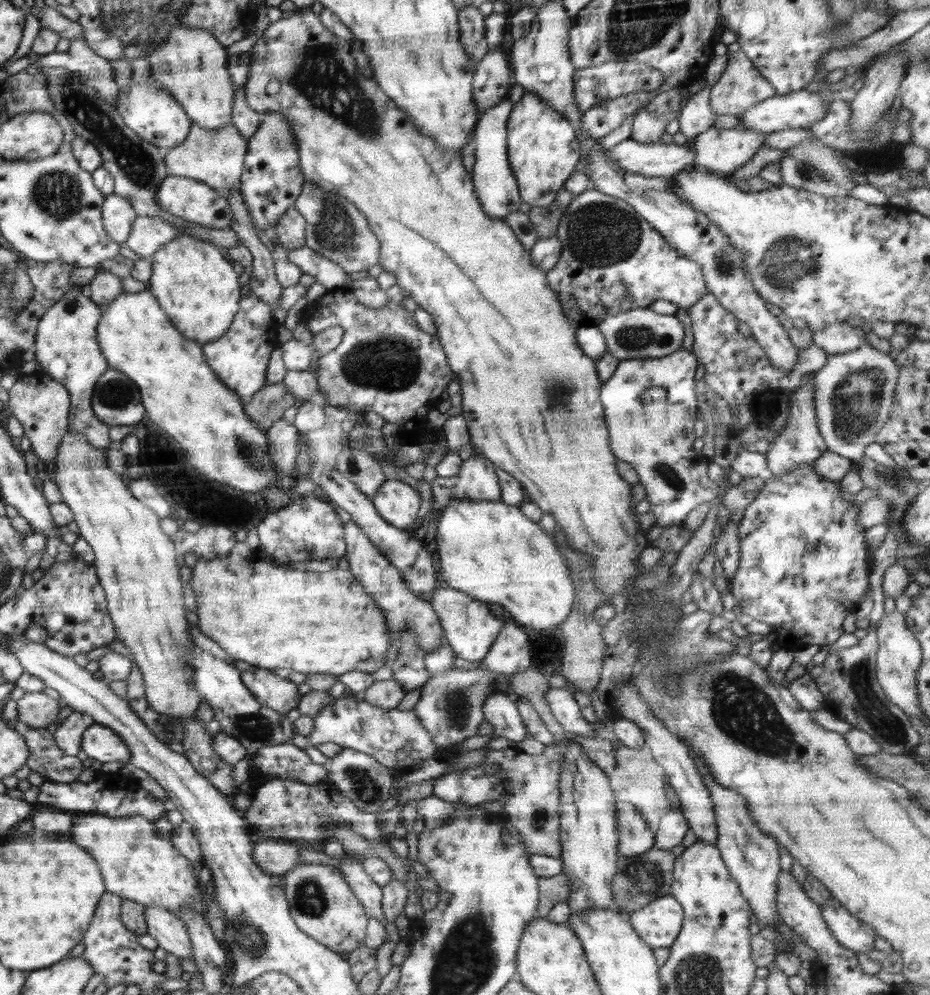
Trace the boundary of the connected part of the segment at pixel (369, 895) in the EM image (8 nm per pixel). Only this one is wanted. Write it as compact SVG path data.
M352 854L350 858L344 859L338 868L344 873L345 880L356 899L364 906L367 916L369 918L374 916L380 924L384 925L386 919L382 913L382 887L367 876L360 864L360 858Z

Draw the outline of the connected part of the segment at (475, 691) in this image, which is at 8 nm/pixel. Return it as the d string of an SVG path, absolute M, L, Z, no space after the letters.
M482 664L478 668L467 670L452 667L428 677L419 688L420 697L413 712L430 734L436 746L437 758L445 761L455 759L458 755L452 751L452 748L462 744L470 736L479 734L478 726L484 722L482 706L488 700L488 696L496 694L497 691L492 671Z

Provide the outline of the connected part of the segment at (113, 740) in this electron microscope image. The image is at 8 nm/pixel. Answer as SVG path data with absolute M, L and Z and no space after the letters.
M96 722L82 733L81 749L95 761L97 767L123 767L131 760L131 749L124 743L119 732Z

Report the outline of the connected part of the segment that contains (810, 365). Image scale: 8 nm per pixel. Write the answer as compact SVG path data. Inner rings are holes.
M810 344L805 348L797 348L797 358L793 370L788 376L782 378L780 388L782 389L782 386L784 386L784 388L788 388L788 392L792 393L801 385L802 377L820 371L820 368L823 368L824 364L826 364L829 356L828 352L814 344Z

